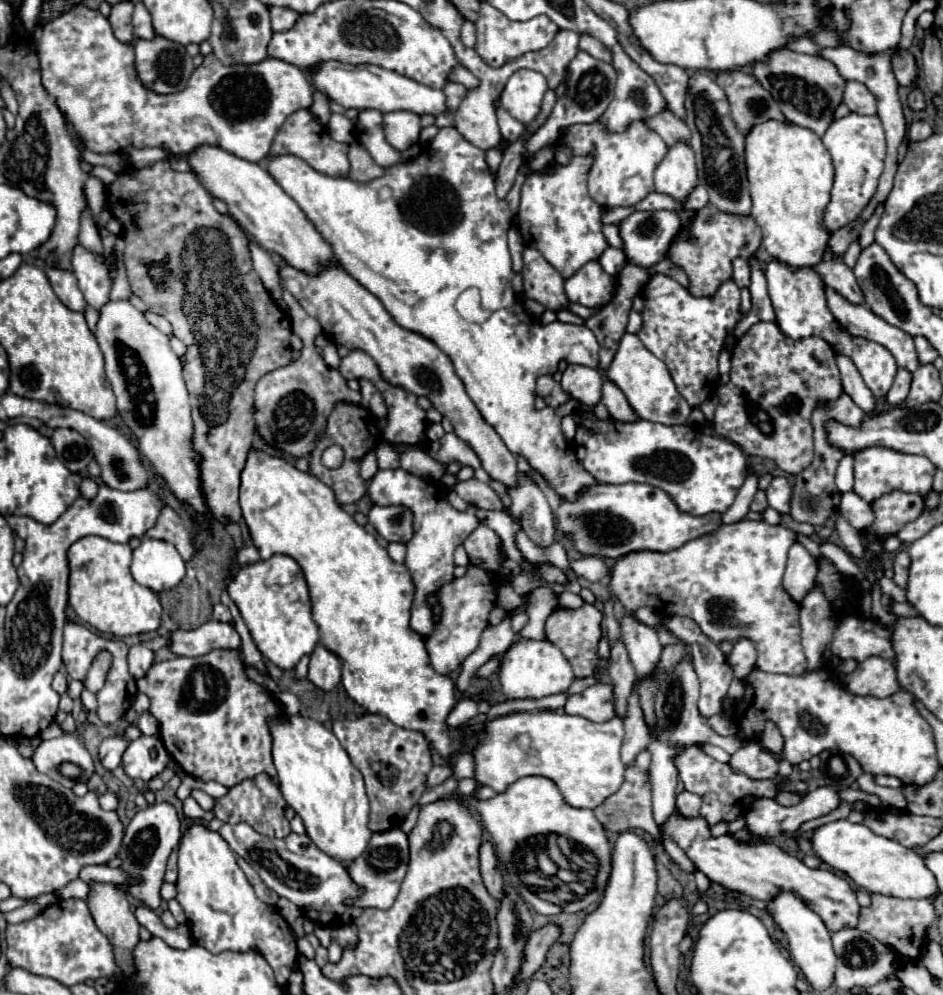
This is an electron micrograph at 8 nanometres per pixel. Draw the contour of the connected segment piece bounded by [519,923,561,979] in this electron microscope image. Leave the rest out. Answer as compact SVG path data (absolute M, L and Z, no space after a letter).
M547 923L545 927L531 933L525 947L525 963L521 967L521 979L529 979L545 961L549 947L559 939L561 929L557 923Z

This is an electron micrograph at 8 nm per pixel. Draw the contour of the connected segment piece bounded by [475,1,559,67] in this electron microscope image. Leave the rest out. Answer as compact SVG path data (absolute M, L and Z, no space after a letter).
M481 3L481 11L479 11L479 19L475 23L477 27L477 45L475 51L479 51L479 55L493 67L499 67L527 51L537 51L547 47L547 43L555 37L555 33L559 31L559 27L547 19L545 15L533 17L529 21L511 21L507 19L499 9L491 7L489 3Z

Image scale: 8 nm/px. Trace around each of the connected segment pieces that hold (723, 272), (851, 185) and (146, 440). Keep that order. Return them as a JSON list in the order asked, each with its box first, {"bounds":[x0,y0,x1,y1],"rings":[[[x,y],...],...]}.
[{"bounds":[669,205,761,297],"rings":[[[705,205],[703,209],[695,211],[693,223],[675,237],[673,245],[669,247],[669,259],[685,269],[691,279],[689,291],[695,297],[711,297],[721,283],[731,277],[731,259],[753,255],[761,245],[761,231],[757,223],[747,219],[735,219],[735,215],[723,215],[715,211],[715,207]]]},{"bounds":[823,113,885,233],"rings":[[[851,113],[833,121],[833,125],[823,135],[823,145],[831,153],[835,165],[835,183],[831,189],[831,201],[823,213],[823,225],[827,231],[835,233],[837,229],[853,223],[877,191],[877,181],[883,173],[885,159],[885,131],[879,117]]]},{"bounds":[95,301,209,519],"rings":[[[109,301],[99,309],[99,321],[95,337],[105,355],[105,373],[117,397],[117,407],[123,423],[133,431],[139,441],[139,451],[145,455],[157,473],[167,483],[169,491],[183,503],[189,503],[195,513],[203,519],[209,511],[203,503],[203,493],[199,491],[199,455],[191,451],[191,405],[187,399],[187,389],[181,375],[181,359],[173,353],[169,337],[153,327],[141,311],[137,311],[129,301]]]}]

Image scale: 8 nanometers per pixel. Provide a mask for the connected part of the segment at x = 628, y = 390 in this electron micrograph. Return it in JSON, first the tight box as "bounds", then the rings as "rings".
{"bounds":[607,333,689,425],"rings":[[[625,333],[619,349],[613,357],[613,363],[607,369],[607,379],[611,379],[627,397],[633,411],[639,415],[639,419],[667,423],[667,425],[683,425],[689,419],[689,403],[679,395],[667,365],[657,359],[641,341],[637,335]]]}

